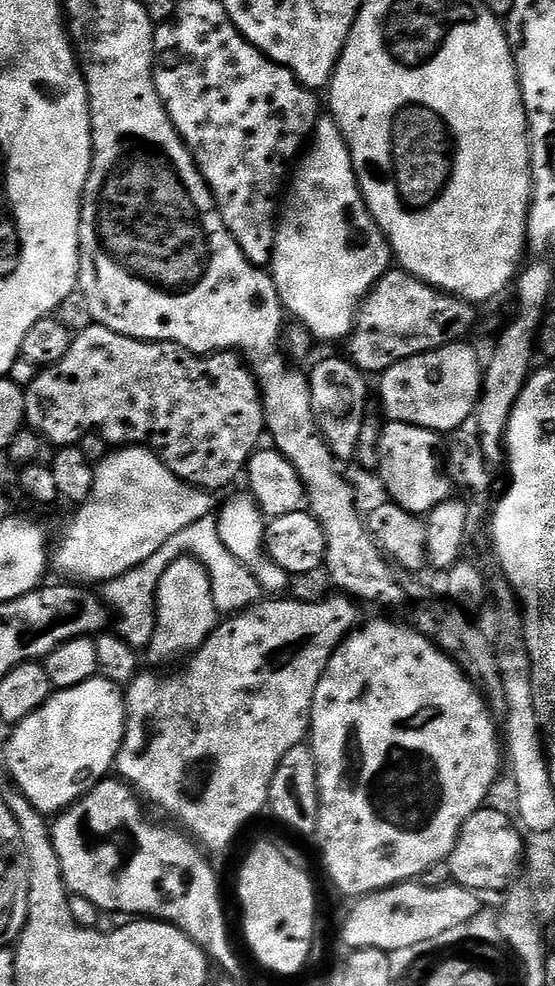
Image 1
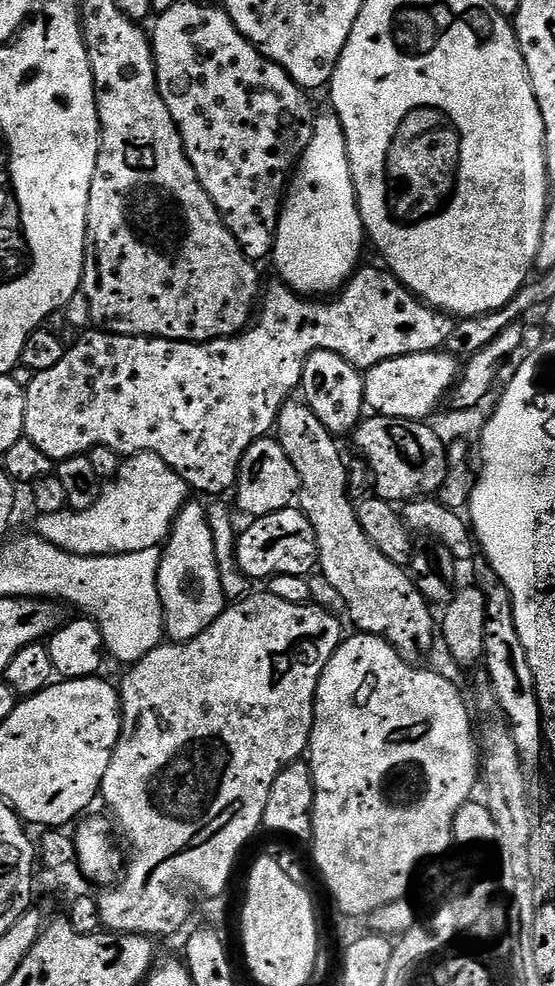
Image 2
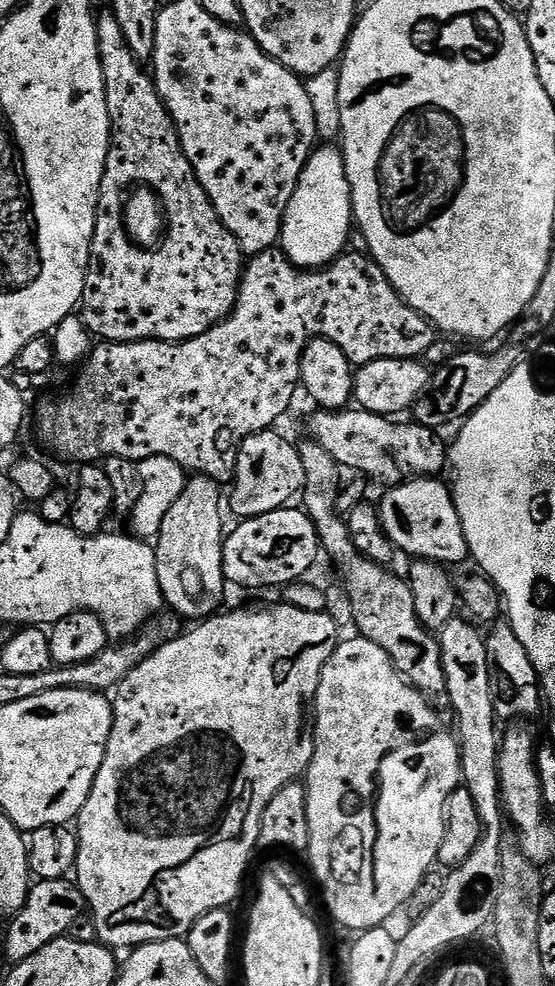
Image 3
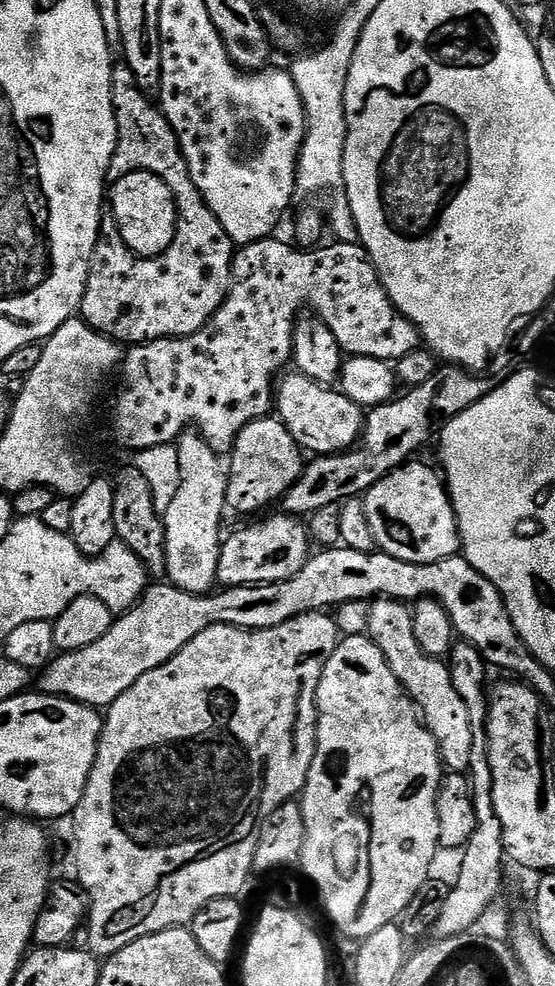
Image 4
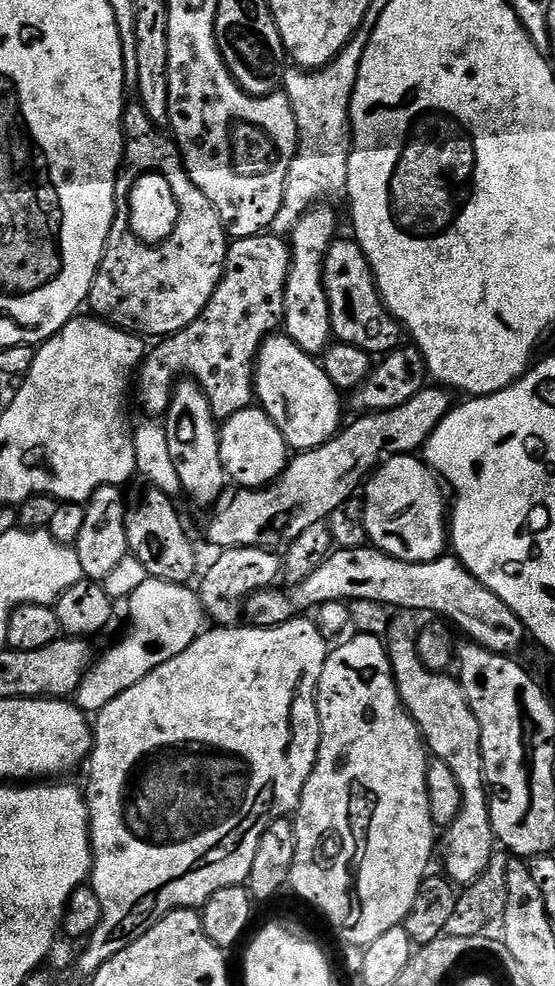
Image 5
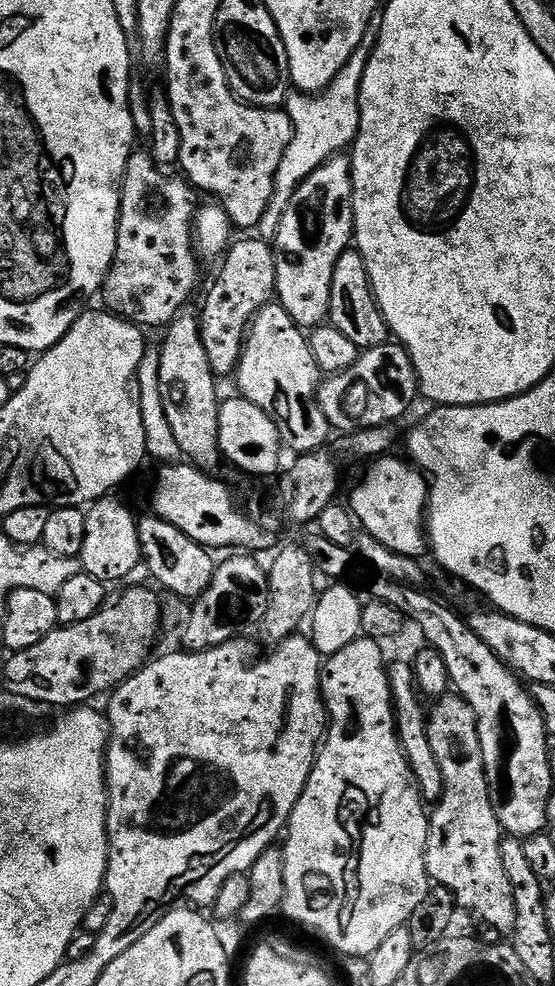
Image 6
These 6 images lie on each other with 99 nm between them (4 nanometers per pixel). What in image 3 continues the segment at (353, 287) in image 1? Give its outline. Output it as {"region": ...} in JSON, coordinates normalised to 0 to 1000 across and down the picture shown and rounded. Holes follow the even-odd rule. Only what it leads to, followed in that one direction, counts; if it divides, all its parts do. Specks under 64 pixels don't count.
{"region":[[[605,148],[571,149],[555,159],[530,201],[523,201],[523,209],[515,209],[501,252],[535,272],[575,274],[596,268],[629,251],[627,238],[638,235],[634,194],[620,156],[611,149],[598,149]]]}

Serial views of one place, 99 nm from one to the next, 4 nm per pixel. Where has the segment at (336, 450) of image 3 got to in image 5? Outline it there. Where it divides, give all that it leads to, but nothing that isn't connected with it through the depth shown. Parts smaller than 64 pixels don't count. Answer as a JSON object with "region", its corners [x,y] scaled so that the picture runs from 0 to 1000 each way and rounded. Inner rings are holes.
{"region":[[[492,339],[468,352],[458,374],[458,402],[494,432],[501,432],[521,455],[533,458],[557,458],[595,448],[616,433],[614,395],[595,387],[571,362],[546,357],[515,340]]]}

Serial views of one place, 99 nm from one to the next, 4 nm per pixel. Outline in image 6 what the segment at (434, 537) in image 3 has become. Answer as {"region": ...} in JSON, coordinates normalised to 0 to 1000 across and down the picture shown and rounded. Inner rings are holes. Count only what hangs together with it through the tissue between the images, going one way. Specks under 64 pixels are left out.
{"region":[[[701,460],[668,468],[670,476],[634,499],[631,518],[643,532],[688,554],[721,563],[757,566],[768,560],[771,489],[755,475],[710,463]]]}

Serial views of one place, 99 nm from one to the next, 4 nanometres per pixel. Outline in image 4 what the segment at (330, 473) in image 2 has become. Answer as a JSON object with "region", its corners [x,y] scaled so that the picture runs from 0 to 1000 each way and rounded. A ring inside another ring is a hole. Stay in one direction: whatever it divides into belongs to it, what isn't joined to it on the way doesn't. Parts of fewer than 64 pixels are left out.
{"region":[[[679,606],[668,610],[661,646],[688,659],[710,688],[735,703],[735,709],[750,715],[764,735],[775,740],[793,762],[795,772],[807,783],[841,784],[847,779],[847,765],[852,760],[845,721],[832,707],[818,698],[809,674],[798,668],[768,663],[746,647],[742,617],[724,609]]]}

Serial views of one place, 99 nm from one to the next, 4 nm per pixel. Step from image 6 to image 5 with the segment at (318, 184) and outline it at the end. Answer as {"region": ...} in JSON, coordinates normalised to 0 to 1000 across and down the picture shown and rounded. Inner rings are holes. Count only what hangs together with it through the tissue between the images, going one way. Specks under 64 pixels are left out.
{"region":[[[578,205],[530,229],[523,240],[526,269],[519,275],[519,285],[512,295],[512,323],[508,326],[510,340],[526,344],[551,359],[575,362],[591,356],[602,345],[598,324],[595,323],[595,306],[584,293],[584,267],[591,252],[607,242],[605,215]]]}

